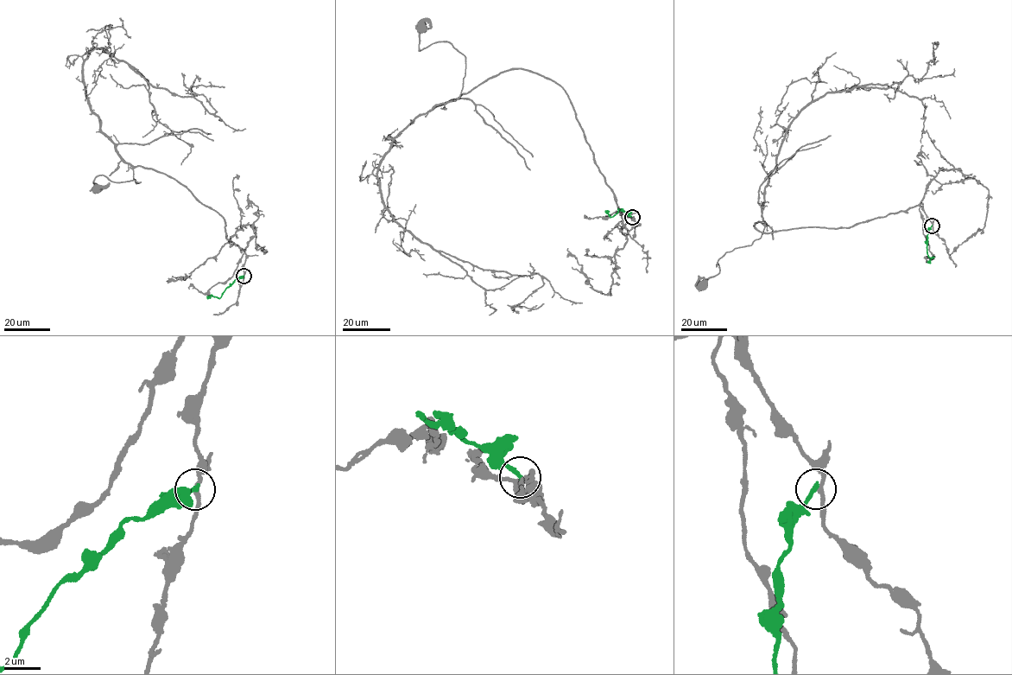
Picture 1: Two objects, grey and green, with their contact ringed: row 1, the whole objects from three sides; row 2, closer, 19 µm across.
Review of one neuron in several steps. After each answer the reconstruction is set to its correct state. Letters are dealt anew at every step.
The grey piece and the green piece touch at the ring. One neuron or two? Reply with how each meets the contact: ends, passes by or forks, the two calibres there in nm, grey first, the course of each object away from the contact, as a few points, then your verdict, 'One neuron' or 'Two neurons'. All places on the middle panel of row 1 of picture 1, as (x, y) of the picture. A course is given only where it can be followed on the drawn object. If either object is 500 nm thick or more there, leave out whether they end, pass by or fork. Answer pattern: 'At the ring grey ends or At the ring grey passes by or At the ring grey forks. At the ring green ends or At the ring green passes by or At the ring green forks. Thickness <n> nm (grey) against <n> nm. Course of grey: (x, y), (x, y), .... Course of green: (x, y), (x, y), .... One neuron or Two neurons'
At the ring grey passes by. At the ring green ends. Thickness 200 nm (grey) against 240 nm. Course of grey: (632, 217), (621, 213), (562, 87), (521, 68), (459, 97), (464, 56), (443, 41), (419, 50), (421, 28). Course of green: (631, 217), (618, 208), (611, 217), (604, 211). Two neurons

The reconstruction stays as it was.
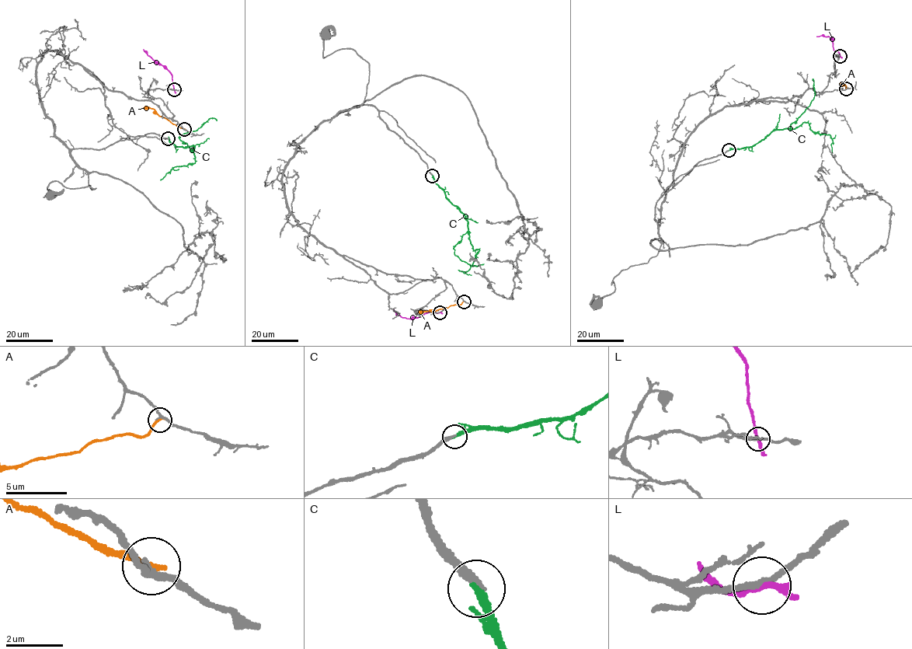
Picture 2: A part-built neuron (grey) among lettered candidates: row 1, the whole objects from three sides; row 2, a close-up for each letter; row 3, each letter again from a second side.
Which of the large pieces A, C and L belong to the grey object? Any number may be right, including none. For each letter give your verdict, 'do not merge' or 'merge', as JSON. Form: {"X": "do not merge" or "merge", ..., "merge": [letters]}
{"A": "do not merge", "C": "merge", "L": "do not merge", "merge": ["C"]}

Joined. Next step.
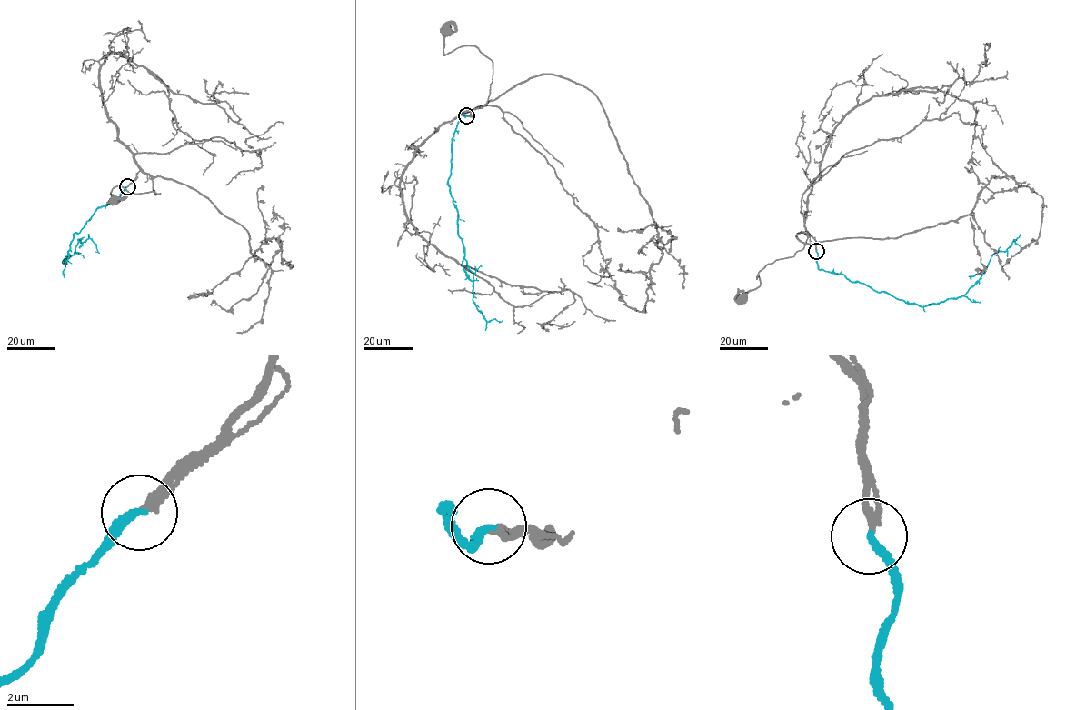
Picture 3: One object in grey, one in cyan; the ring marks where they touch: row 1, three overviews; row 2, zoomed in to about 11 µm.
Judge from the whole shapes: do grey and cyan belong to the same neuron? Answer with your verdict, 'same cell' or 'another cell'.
same cell

